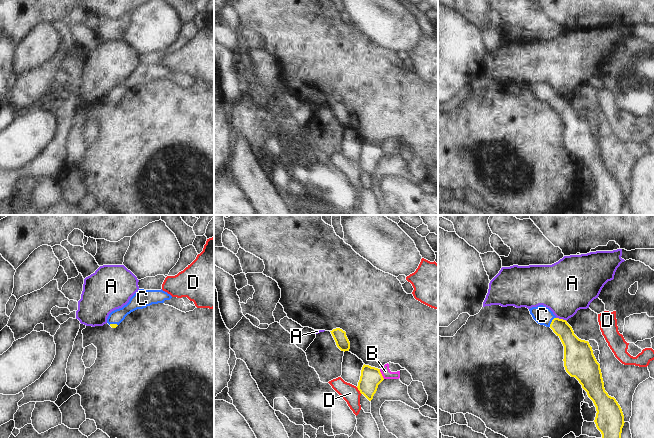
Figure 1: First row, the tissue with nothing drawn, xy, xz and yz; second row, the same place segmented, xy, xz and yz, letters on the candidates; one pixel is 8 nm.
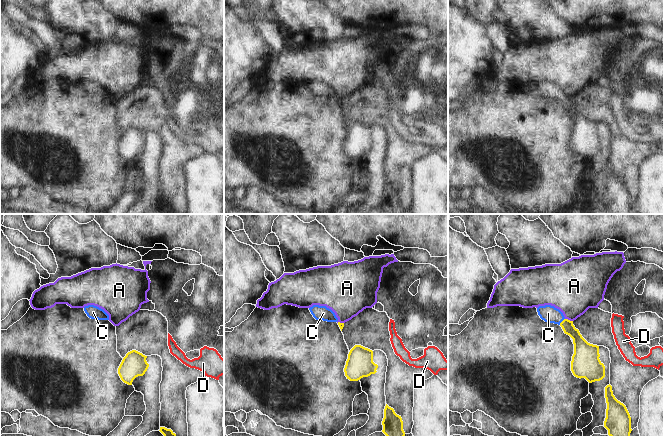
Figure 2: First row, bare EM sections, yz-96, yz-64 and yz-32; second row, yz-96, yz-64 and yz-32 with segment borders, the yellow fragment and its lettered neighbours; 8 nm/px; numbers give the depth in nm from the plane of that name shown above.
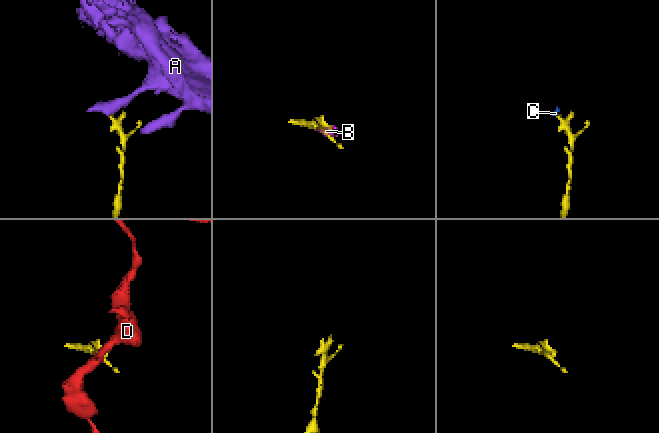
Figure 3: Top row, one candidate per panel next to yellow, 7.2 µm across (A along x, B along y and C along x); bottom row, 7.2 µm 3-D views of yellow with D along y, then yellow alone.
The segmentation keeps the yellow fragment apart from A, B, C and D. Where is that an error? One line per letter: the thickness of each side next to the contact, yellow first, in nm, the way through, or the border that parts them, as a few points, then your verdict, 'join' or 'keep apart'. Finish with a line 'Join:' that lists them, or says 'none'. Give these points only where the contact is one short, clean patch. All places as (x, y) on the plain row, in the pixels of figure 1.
A: calibres 160 and 400 nm; keep apart
B: calibres 170 and 80 nm; keep apart
C: calibres 150 and 150 nm; way yz (572, 120), (551, 98), (542, 91); join
D: calibres 170 and 140 nm; border xz (356, 163), (361, 169); keep apart
Join: C

